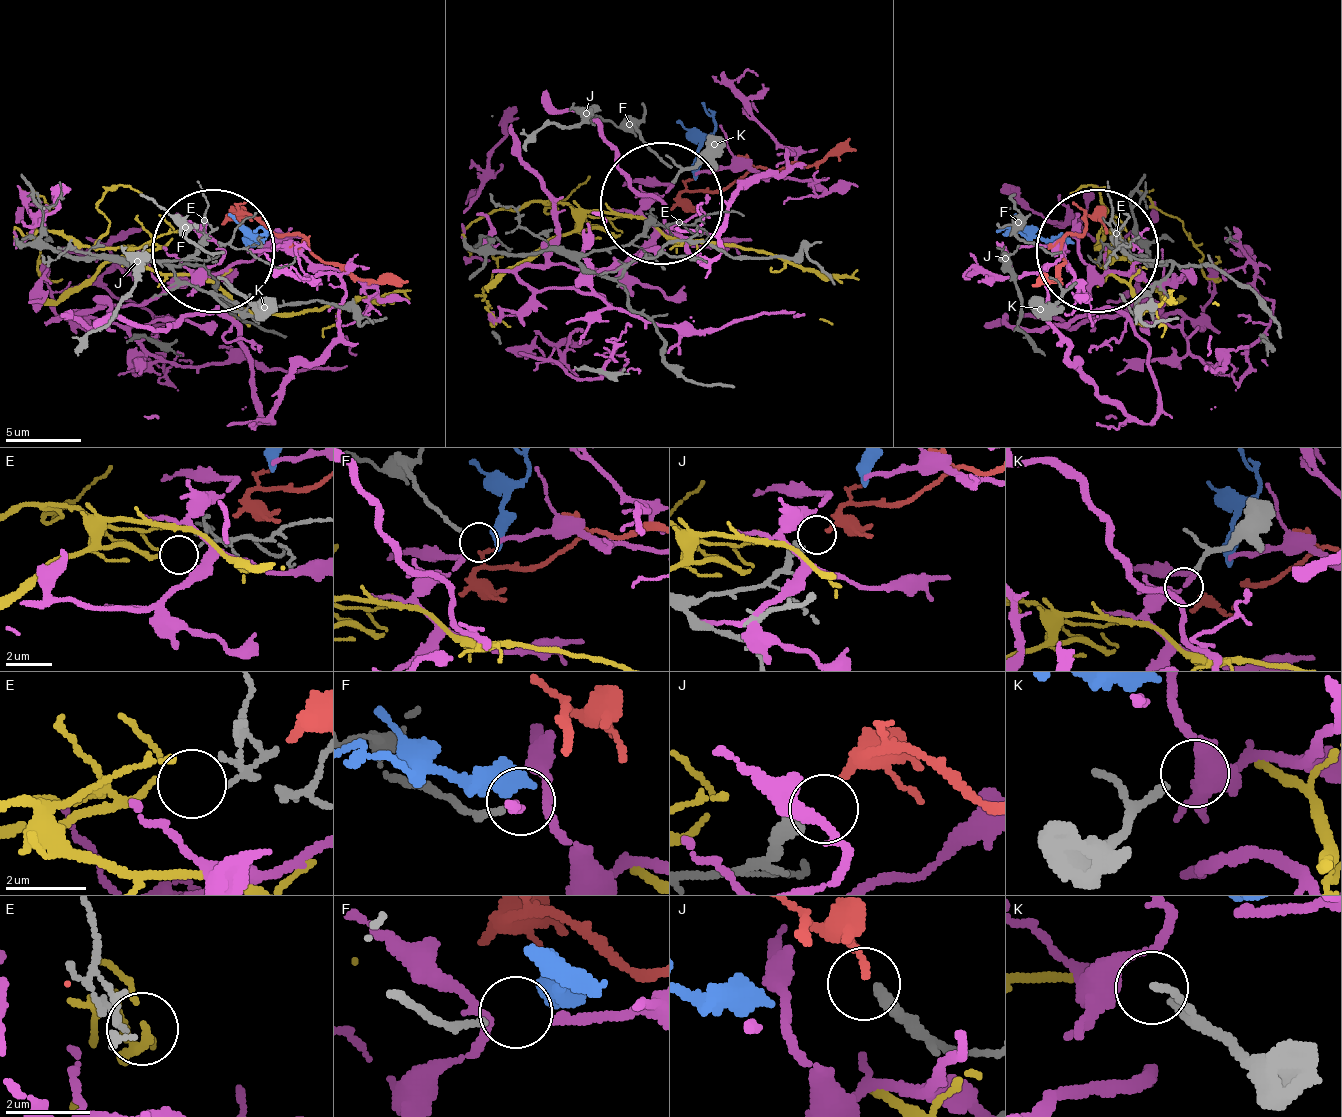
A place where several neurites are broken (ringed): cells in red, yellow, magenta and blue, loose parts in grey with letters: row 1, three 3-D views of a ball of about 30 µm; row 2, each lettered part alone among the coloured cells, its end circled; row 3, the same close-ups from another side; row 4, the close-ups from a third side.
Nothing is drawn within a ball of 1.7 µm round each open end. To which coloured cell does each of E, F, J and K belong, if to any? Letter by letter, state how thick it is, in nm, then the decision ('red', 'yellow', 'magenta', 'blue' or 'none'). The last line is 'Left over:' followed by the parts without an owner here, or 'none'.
E: 80 nm | yellow
F: 160 nm | magenta
J: 400 nm | red
K: 200 nm | none
Left over: K

